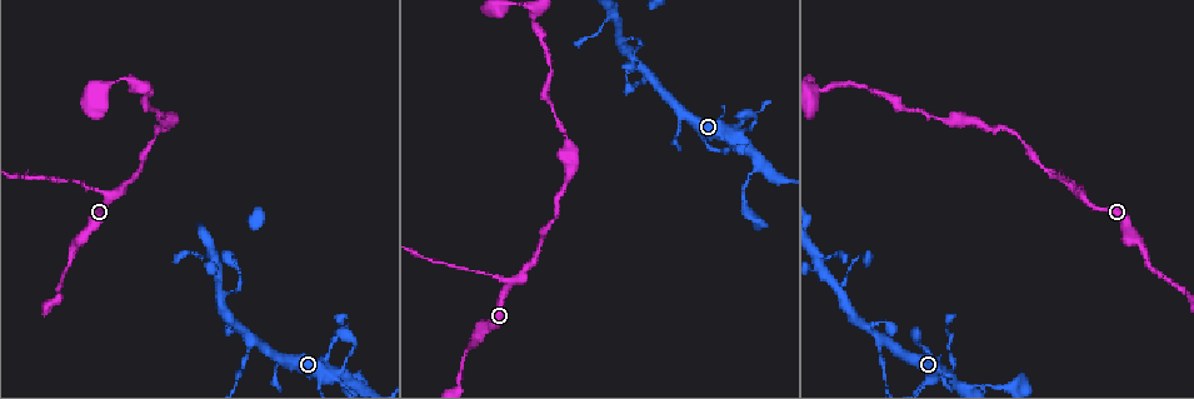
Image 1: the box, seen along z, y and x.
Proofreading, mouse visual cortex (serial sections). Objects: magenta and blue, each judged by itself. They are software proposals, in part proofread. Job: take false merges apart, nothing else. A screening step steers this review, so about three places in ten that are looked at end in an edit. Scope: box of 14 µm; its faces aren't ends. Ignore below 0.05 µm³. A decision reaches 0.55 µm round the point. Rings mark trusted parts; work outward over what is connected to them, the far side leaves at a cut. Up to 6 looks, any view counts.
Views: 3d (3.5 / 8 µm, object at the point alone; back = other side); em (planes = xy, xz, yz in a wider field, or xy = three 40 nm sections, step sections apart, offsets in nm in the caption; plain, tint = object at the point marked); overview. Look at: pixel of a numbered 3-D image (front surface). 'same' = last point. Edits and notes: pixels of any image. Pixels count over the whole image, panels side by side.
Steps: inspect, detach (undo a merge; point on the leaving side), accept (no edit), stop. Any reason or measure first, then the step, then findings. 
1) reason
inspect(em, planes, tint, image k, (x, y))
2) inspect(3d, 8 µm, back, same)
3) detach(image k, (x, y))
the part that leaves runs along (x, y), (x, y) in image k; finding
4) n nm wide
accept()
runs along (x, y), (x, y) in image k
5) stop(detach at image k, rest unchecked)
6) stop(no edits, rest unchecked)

thin arm on a thick one
inspect(3d, 3.5 µm, image 1, (333, 380))

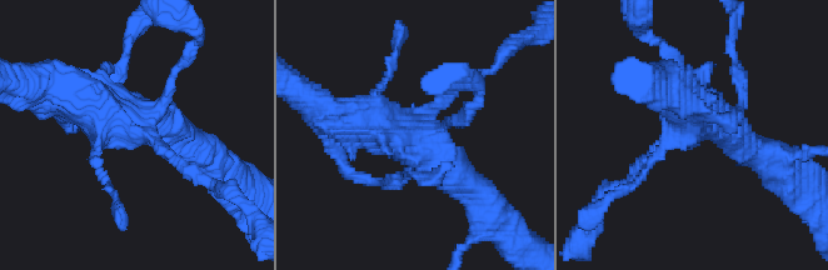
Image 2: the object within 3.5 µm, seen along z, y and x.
now the EM
inspect(em, xy, step 2, tint, image 2, (142, 130))

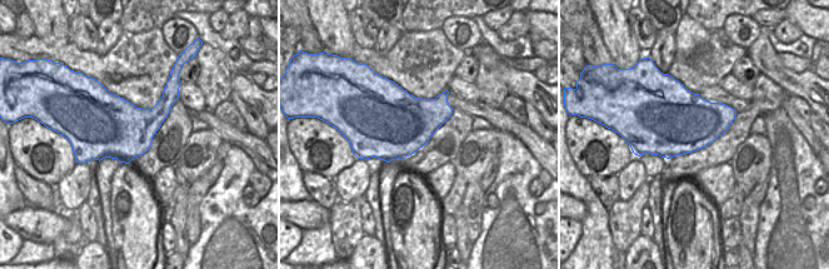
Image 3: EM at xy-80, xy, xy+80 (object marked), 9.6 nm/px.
accept()
runs along (344, 115), (402, 134), (478, 195) in image 2; one cell here

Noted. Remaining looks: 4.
inspect(3d, 3.5 µm, image 1, (618, 42))

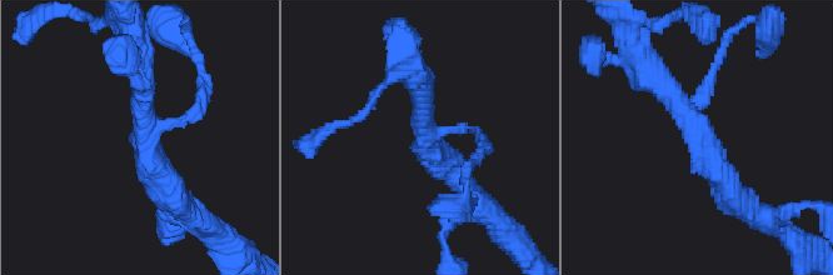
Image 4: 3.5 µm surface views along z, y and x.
3 arms; arms of 100, 300, 350 nm
inspect(em, planes, tint, image 4, (425, 138))

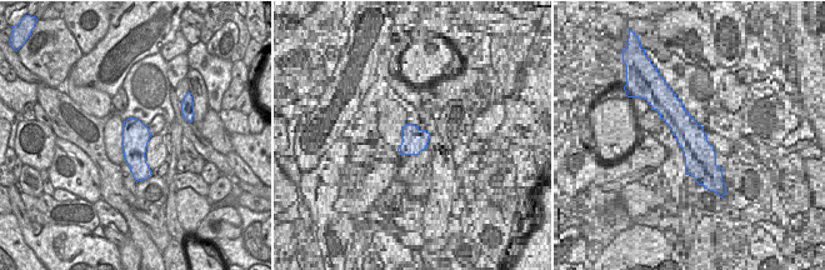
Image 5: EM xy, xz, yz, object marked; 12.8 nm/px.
accept()
runs along (734, 200), (699, 130), (644, 61) in image 4; all the same cell

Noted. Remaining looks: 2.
sudden change in width
inspect(3d, 3.5 µm, image 1, (247, 357))

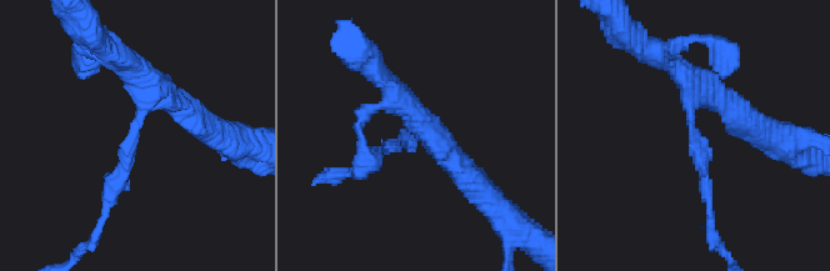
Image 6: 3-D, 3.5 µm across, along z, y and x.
arms of 150, 350 nm
inspect(em, xy, step 2, tint, image 6, (135, 133))

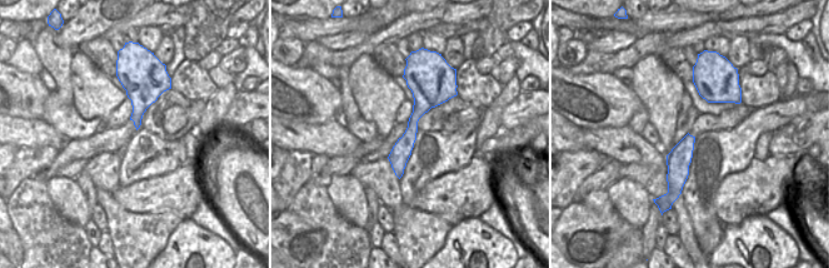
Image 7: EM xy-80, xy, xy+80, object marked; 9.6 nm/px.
detach(image 6, (105, 212))
two cells meet here

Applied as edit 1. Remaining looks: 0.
stop(detach at image 6, rest unchecked)

